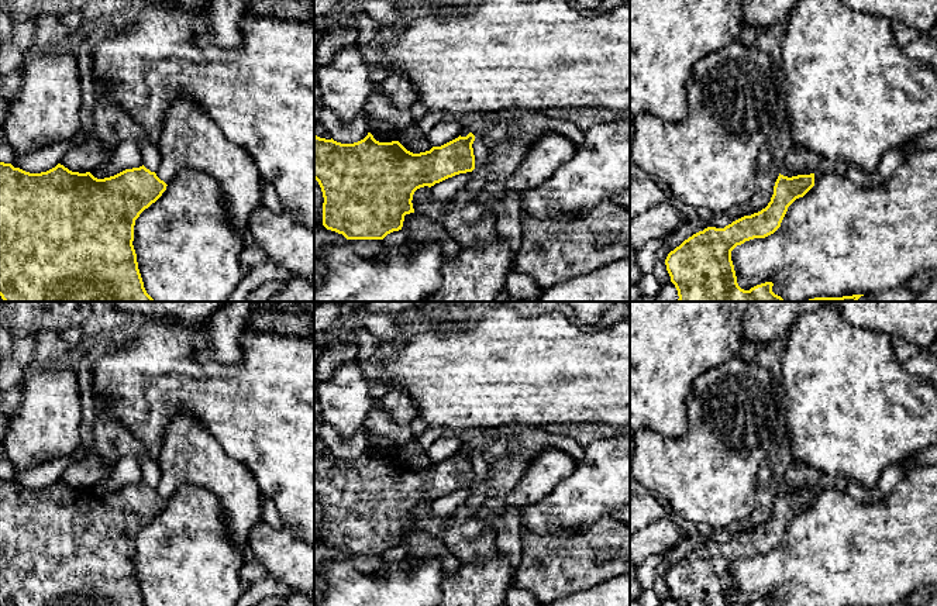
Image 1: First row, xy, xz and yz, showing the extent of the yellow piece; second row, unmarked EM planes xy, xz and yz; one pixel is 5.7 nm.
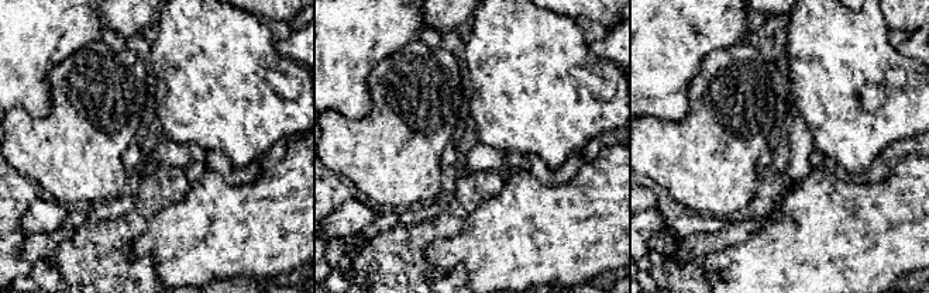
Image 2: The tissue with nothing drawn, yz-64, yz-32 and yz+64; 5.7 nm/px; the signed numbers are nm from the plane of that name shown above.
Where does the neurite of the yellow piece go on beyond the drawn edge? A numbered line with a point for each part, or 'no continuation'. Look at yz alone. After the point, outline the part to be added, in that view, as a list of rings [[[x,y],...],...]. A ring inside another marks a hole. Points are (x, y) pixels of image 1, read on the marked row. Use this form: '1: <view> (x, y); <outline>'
no continuation

